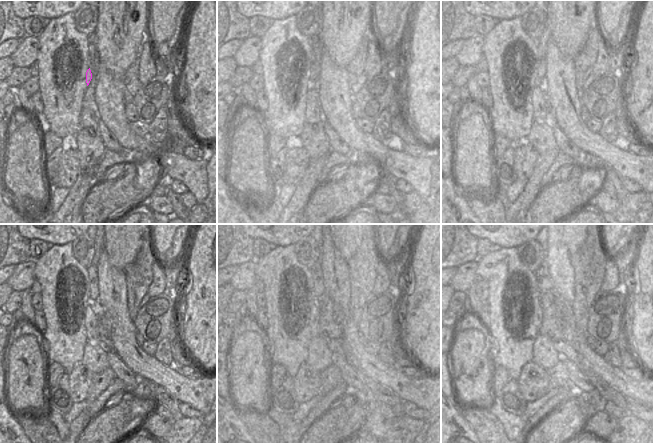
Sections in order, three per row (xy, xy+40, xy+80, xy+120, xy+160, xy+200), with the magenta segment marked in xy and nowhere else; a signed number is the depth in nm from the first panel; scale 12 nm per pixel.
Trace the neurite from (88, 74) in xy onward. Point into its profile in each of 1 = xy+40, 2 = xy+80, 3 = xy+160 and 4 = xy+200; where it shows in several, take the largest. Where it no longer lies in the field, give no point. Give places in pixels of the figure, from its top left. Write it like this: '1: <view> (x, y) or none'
1: xy+40 (315, 66)
2: xy+80 (540, 65)
3: xy+160 (318, 289)
4: xy+200 (545, 284)

